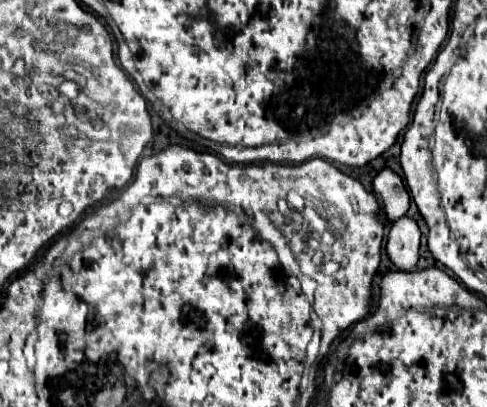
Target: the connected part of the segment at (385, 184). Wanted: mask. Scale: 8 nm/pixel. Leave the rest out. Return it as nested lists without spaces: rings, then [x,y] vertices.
[[[384,168],[378,172],[378,176],[374,178],[374,192],[380,198],[390,220],[398,220],[408,212],[410,194],[406,192],[402,178],[394,170]]]

